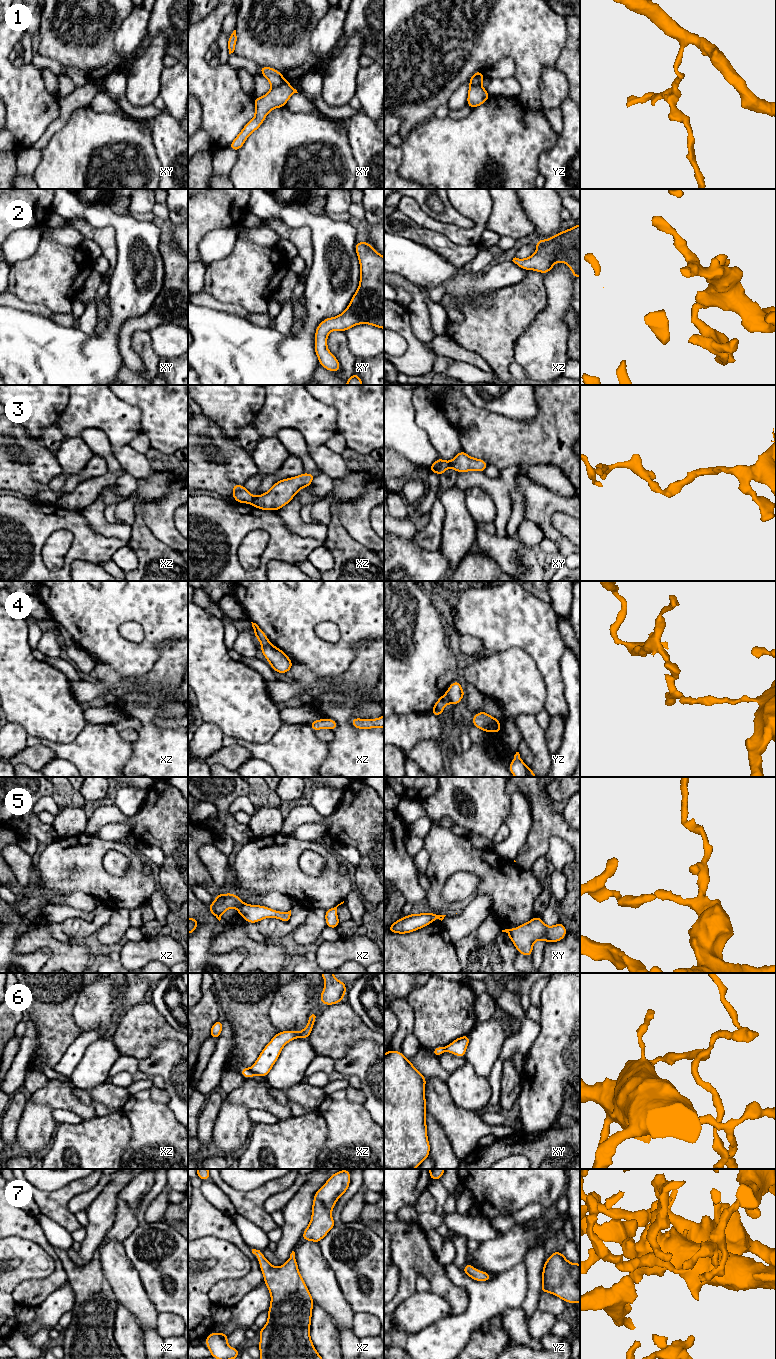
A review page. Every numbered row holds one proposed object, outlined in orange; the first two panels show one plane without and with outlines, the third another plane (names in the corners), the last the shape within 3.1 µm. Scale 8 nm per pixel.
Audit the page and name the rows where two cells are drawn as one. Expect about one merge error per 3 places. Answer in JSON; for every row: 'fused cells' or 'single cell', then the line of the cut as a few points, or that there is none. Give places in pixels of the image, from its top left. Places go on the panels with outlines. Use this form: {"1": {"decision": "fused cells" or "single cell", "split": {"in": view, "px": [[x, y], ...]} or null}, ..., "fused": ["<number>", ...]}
{"1": {"decision": "fused cells", "split": {"in": "xy", "px": [[285, 80], [272, 87]]}}, "2": {"decision": "single cell", "split": null}, "3": {"decision": "fused cells", "split": {"in": "xz", "px": [[254, 497], [251, 503]]}}, "4": {"decision": "fused cells", "split": {"in": "xz", "px": [[269, 643], [262, 646]]}}, "5": {"decision": "fused cells", "split": {"in": "xz", "px": [[243, 903], [237, 908]]}}, "6": {"decision": "fused cells", "split": {"in": "xz", "px": [[249, 1069], [253, 1074]]}}, "7": {"decision": "single cell", "split": null}, "fused": ["1", "3", "4", "5", "6"]}

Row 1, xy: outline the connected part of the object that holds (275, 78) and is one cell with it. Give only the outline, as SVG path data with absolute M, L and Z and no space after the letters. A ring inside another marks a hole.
M259 66L259 68L261 70L261 75L270 82L272 87L278 86L285 81L283 75L273 68L265 66Z

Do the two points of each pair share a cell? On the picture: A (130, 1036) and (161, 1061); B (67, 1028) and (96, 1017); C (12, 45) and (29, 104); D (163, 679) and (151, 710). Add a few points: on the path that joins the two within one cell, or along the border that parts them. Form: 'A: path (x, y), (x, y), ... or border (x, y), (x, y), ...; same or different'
A: border (172, 1041), (159, 1041), (151, 1052), (139, 1061); different
B: border (76, 1001), (73, 1007), (73, 1019), (82, 1031); different
C: path (12, 60), (12, 78), (22, 89); same
D: border (134, 689), (174, 695); different

